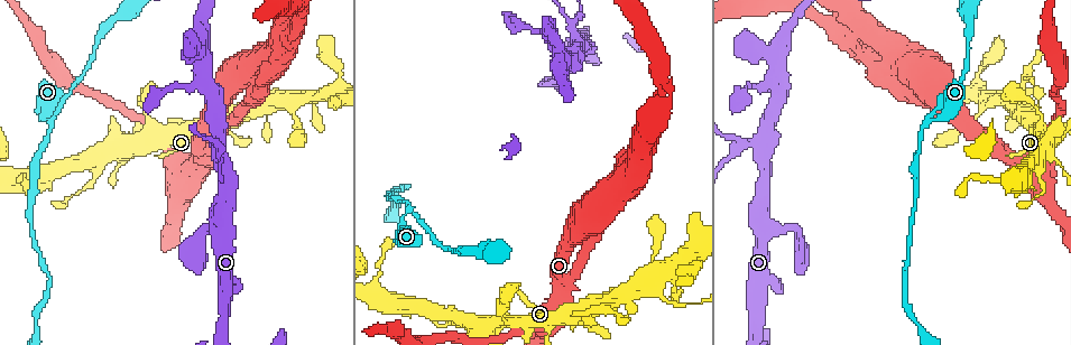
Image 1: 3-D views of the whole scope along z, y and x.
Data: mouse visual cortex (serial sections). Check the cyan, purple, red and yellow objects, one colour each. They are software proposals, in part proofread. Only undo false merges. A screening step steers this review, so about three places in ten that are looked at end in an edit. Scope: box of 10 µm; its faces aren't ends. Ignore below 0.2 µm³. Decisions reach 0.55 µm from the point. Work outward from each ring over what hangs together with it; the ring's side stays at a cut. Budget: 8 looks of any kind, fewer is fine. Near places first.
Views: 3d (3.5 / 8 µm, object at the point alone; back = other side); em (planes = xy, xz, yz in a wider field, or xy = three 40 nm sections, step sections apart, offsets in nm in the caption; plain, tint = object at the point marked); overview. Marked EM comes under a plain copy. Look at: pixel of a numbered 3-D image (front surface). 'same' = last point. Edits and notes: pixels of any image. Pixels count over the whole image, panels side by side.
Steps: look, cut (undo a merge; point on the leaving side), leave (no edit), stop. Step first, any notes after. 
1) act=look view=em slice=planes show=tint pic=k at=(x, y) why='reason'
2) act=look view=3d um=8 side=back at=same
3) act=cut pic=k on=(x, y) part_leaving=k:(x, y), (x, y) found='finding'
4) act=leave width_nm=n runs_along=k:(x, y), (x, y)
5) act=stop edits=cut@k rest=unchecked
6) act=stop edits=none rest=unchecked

act=look view=em slice=xy step=5 show=tint pic=1 at=(406, 209) why='three-way junction'

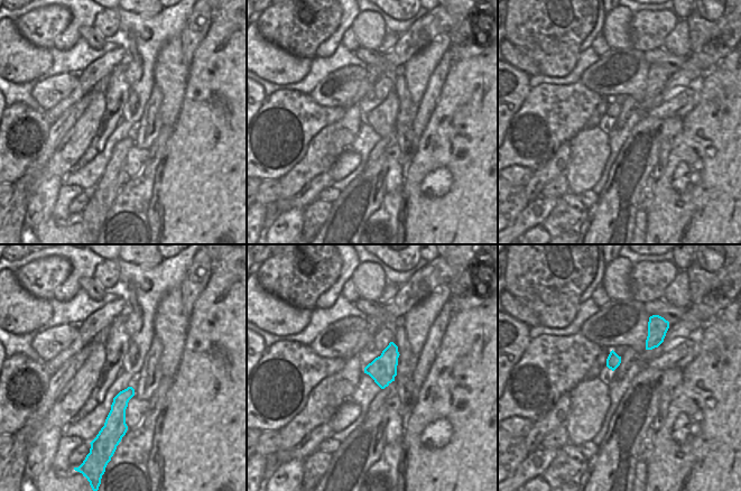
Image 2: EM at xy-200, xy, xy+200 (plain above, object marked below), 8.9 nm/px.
act=look view=3d um=3.5 at=same

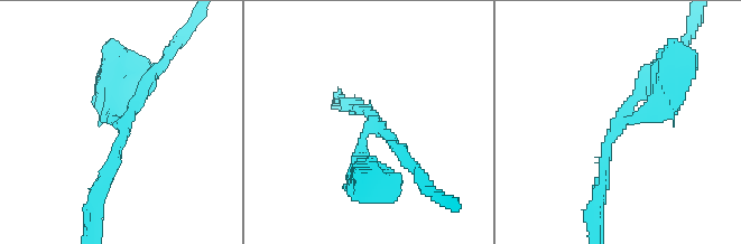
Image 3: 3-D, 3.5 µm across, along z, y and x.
act=leave arm_widths_nm=150,200,400 found='continuous, no second cell'

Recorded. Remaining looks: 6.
act=look view=3d um=8 side=back pic=1 at=(289, 98) why='calibre changes'

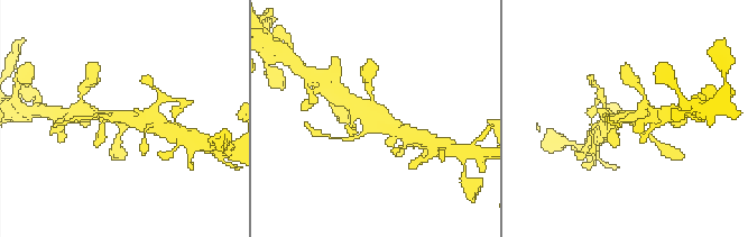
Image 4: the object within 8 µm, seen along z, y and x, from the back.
act=look view=3d um=3.5 at=same why='closer look'

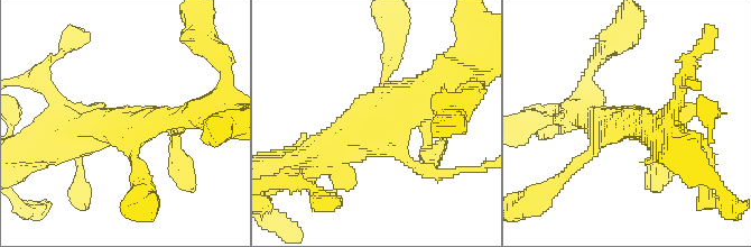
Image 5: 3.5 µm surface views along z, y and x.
act=look view=em slice=xy step=2 show=tint pic=5 at=(371, 134)

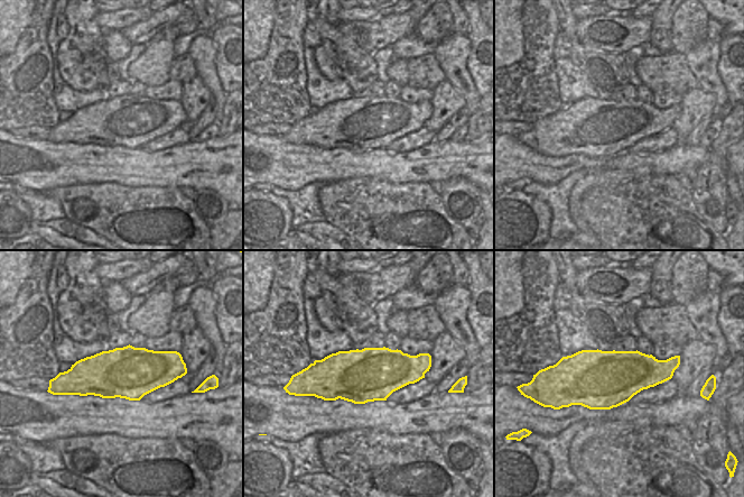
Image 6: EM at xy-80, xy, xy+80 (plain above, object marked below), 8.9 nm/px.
act=leave runs_along=5:(306, 162), (371, 133), (433, 81) found='all the same cell'

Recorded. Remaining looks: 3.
act=look view=3d um=3.5 pic=1 at=(119, 155) why='four arms meet'

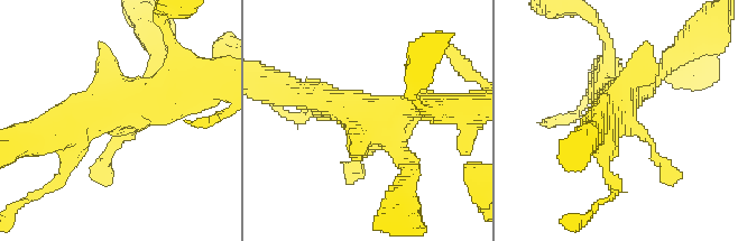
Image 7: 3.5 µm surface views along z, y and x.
act=look view=em slice=xy step=3 show=tint pic=7 at=(626, 126) why='shape alone is not enough'

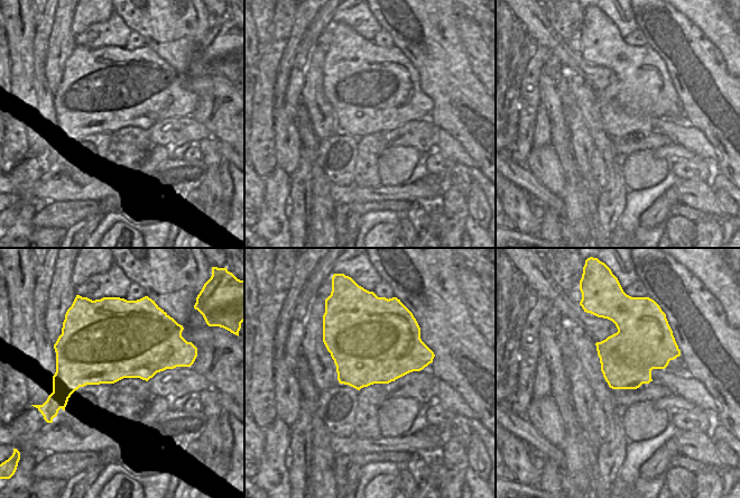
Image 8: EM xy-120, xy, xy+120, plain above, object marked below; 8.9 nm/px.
act=look view=em slice=planes show=tint at=same why='another direction'

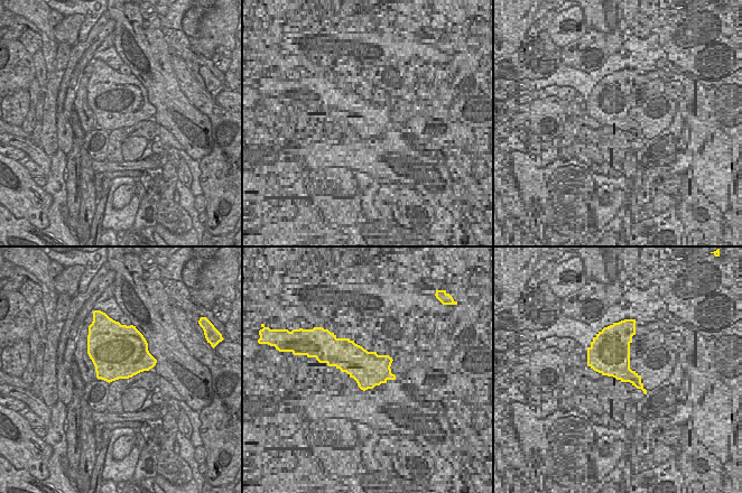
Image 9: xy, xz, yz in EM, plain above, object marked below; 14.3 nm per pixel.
act=leave runs_along=7:(204, 82), (91, 113), (70, 130) found='one cell here'

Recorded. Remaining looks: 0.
act=stop edits=none rest=unchecked

